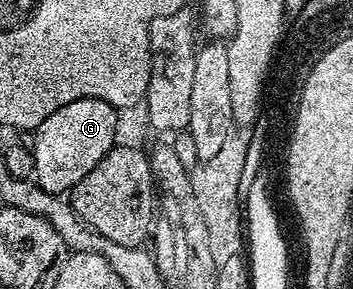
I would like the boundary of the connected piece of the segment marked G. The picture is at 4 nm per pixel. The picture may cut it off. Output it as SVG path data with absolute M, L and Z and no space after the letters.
M81 98L51 113L31 135L32 182L49 194L68 194L114 146L117 112L102 99Z

